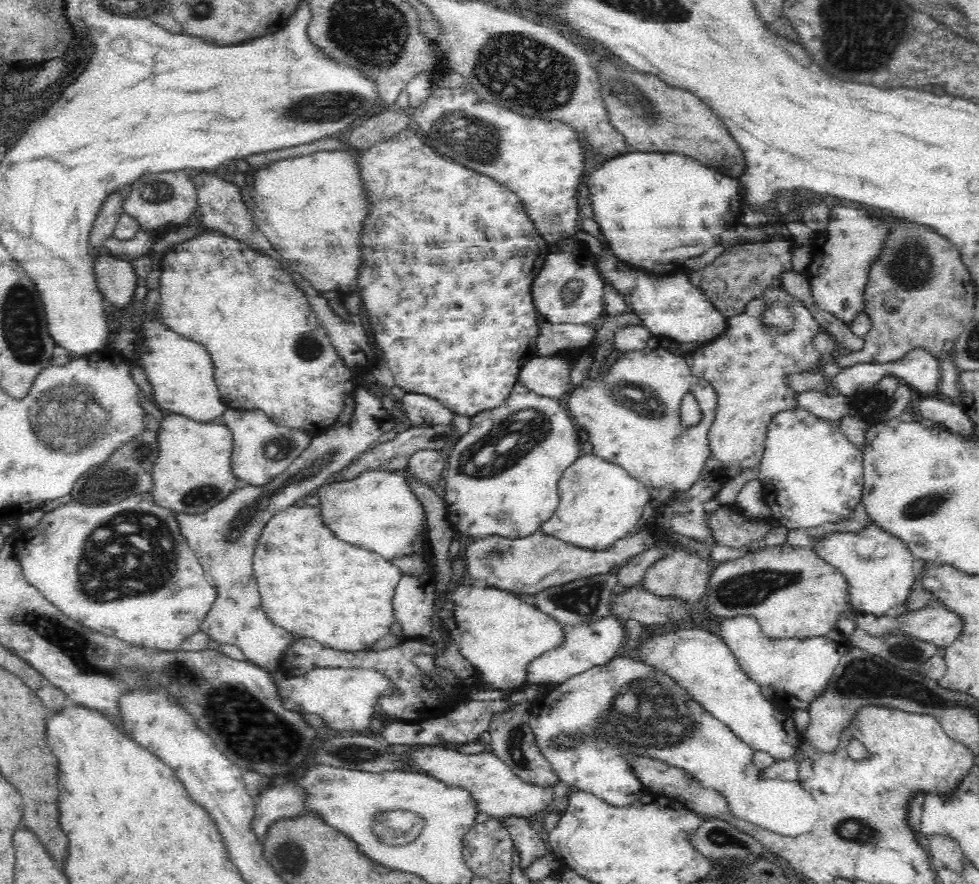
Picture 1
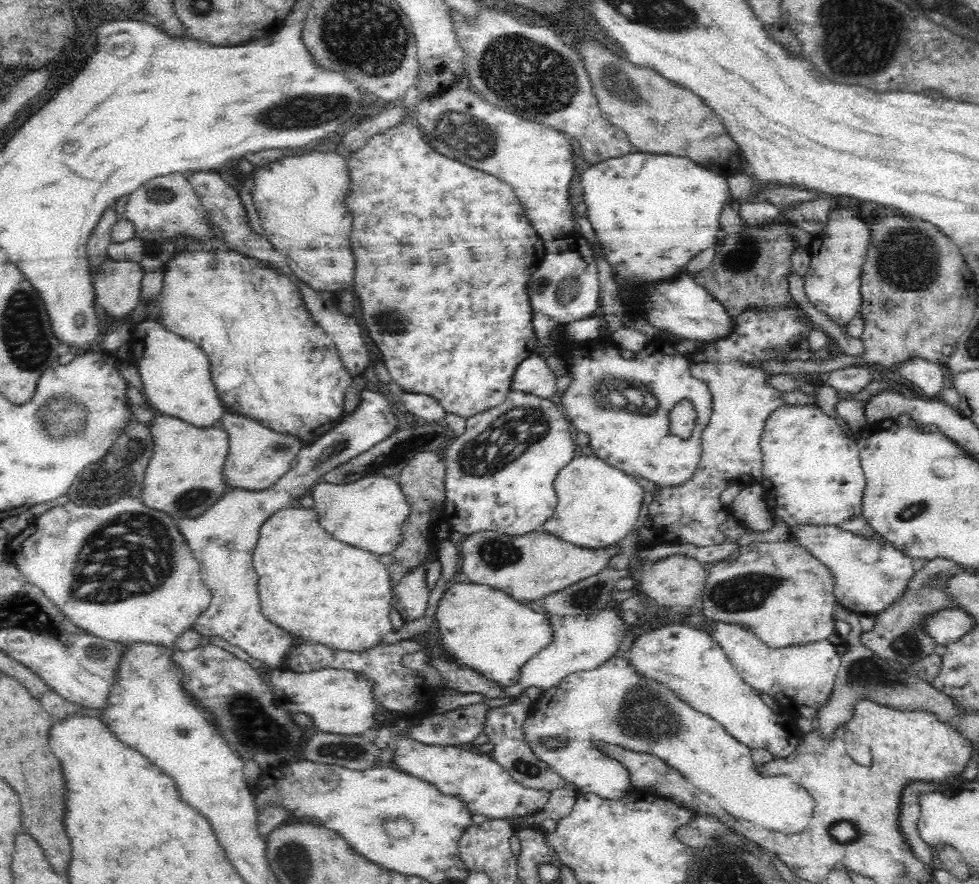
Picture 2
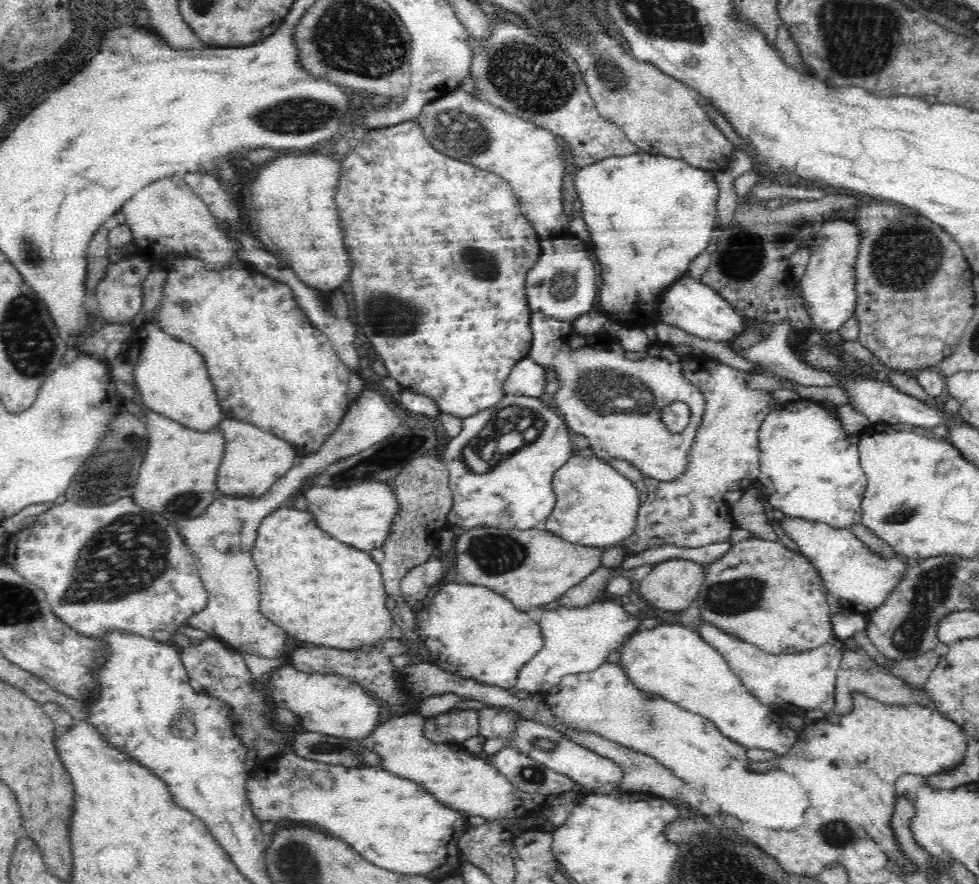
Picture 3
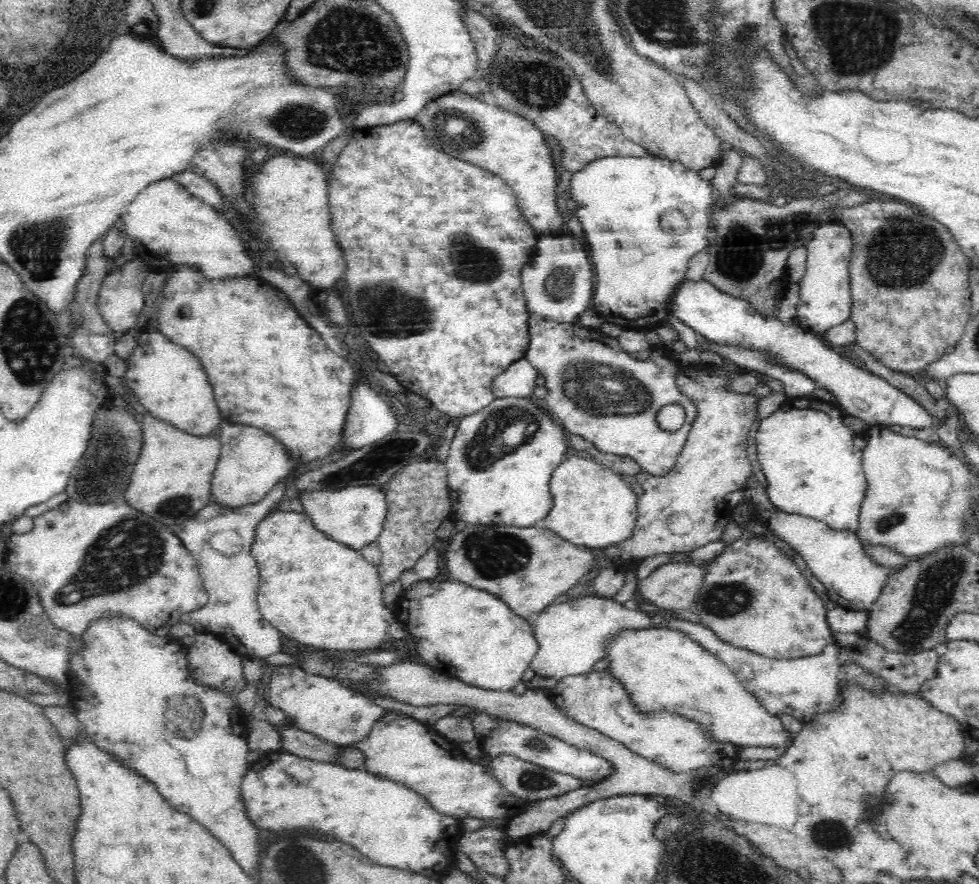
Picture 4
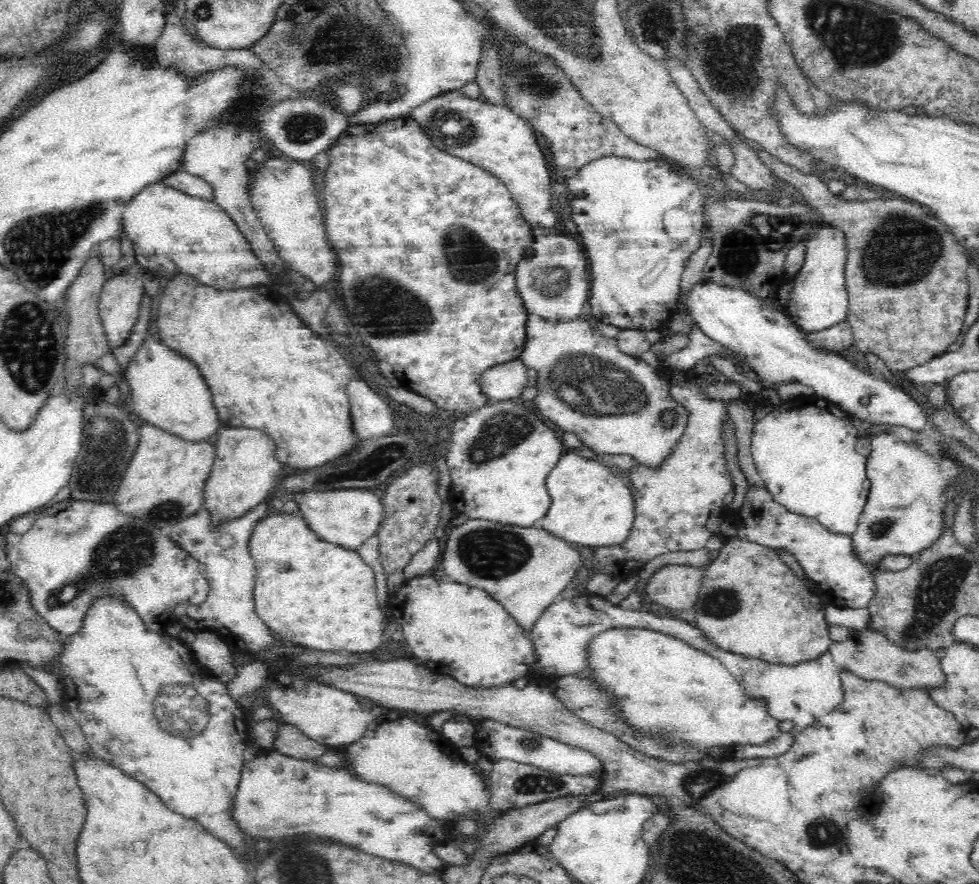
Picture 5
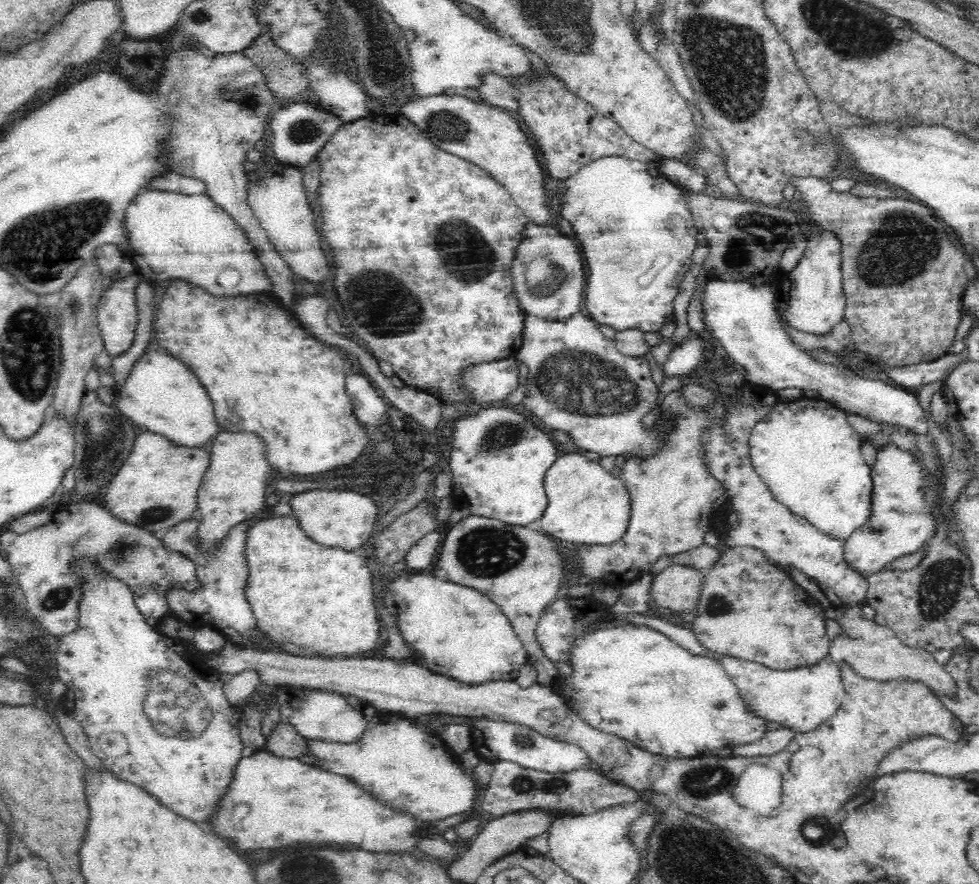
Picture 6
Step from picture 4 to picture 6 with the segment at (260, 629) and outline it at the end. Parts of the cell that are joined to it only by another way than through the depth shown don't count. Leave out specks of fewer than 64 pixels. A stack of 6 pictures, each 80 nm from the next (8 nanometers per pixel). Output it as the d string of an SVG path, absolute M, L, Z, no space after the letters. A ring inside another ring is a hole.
M193 516L173 526L165 535L161 535L167 549L180 552L196 563L196 579L202 581L202 588L186 592L183 588L172 588L166 599L171 615L180 619L183 624L197 630L204 626L220 631L229 642L238 645L252 644L258 636L258 622L250 603L246 600L246 582L248 582L248 559L246 559L246 536L249 530L248 521L235 524L220 542L213 553L198 549L200 518Z

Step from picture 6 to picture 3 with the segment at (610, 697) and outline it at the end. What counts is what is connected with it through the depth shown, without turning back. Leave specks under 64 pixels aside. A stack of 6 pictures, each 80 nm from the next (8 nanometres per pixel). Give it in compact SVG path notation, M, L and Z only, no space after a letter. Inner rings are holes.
M664 624L632 635L622 646L618 663L636 688L648 695L660 695L684 710L712 721L723 736L747 750L770 750L788 755L798 741L798 732L791 730L782 717L760 702L732 671L728 661L696 630L678 624Z

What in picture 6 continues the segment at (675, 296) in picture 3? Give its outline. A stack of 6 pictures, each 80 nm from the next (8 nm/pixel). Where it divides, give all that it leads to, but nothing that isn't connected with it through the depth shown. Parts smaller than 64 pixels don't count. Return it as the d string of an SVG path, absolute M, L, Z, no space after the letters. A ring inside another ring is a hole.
M714 280L704 286L701 302L704 325L712 337L720 340L730 358L746 369L747 382L774 392L782 388L812 390L818 398L846 412L878 423L905 426L918 435L928 435L926 417L915 394L898 390L879 379L868 379L848 367L820 363L794 343L776 307L780 293L780 288L770 282L758 286L746 281Z

